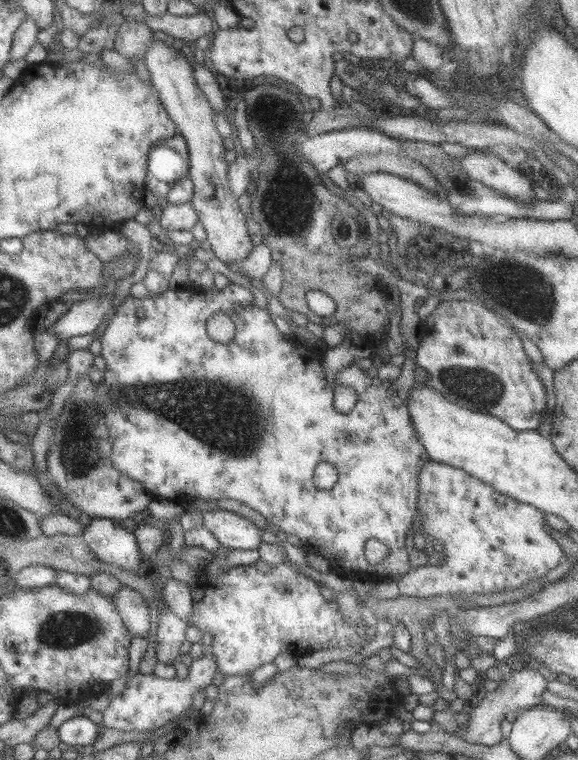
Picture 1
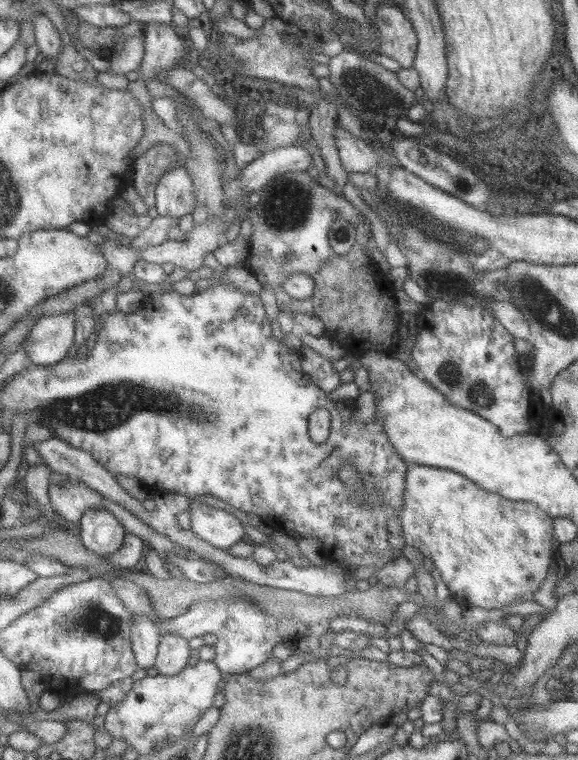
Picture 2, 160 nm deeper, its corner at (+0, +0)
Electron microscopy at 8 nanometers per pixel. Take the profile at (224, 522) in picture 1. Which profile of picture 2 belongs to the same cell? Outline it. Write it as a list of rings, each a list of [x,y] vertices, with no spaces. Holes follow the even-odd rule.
[[[193,505],[189,510],[190,526],[203,541],[228,550],[237,542],[250,542],[243,524],[224,509],[212,505]]]

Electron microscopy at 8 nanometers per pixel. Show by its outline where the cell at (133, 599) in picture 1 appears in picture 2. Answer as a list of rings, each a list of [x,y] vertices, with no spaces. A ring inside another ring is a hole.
[[[135,614],[132,641],[138,665],[151,672],[156,666],[162,641],[162,634],[155,619],[144,614]]]

